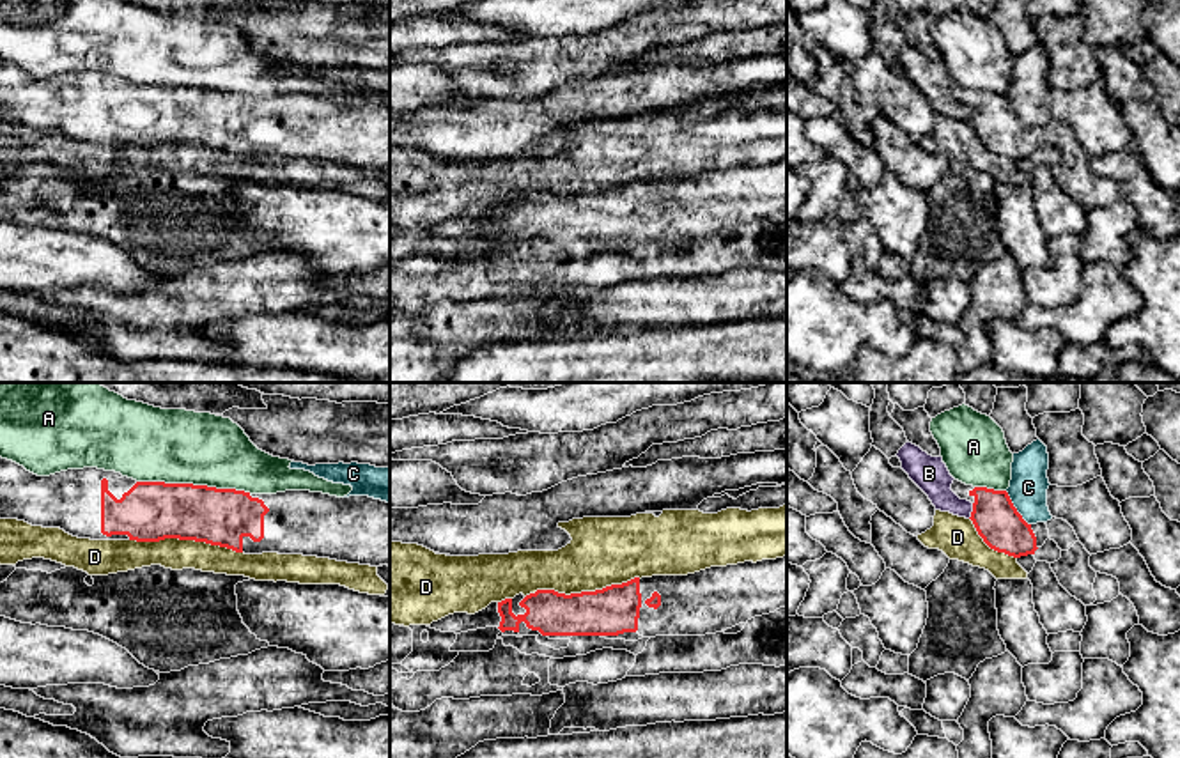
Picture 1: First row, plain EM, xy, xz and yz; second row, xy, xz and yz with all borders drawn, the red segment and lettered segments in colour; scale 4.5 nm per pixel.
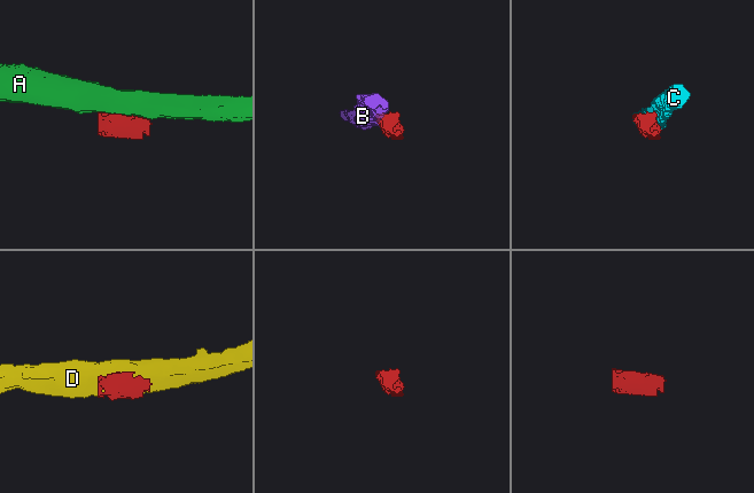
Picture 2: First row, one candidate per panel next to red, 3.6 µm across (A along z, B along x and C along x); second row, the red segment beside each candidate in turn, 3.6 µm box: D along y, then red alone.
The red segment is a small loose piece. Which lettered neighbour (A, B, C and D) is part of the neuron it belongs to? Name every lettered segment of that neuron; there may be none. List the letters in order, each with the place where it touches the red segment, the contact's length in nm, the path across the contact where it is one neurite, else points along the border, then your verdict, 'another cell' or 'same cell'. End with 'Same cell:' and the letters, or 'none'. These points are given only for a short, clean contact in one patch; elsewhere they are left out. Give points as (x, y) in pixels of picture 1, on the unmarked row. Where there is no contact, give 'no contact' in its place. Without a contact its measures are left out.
A: meets red in xy at (192, 87); contact 500 nm long; another cell
B: meets red in yz at (973, 114); contact 80 nm long; another cell
C: meets red in yz at (1016, 112); contact 200 nm long; another cell
D: meets red in xz at (582, 195); contact 550 nm long; another cell
Same cell: none

